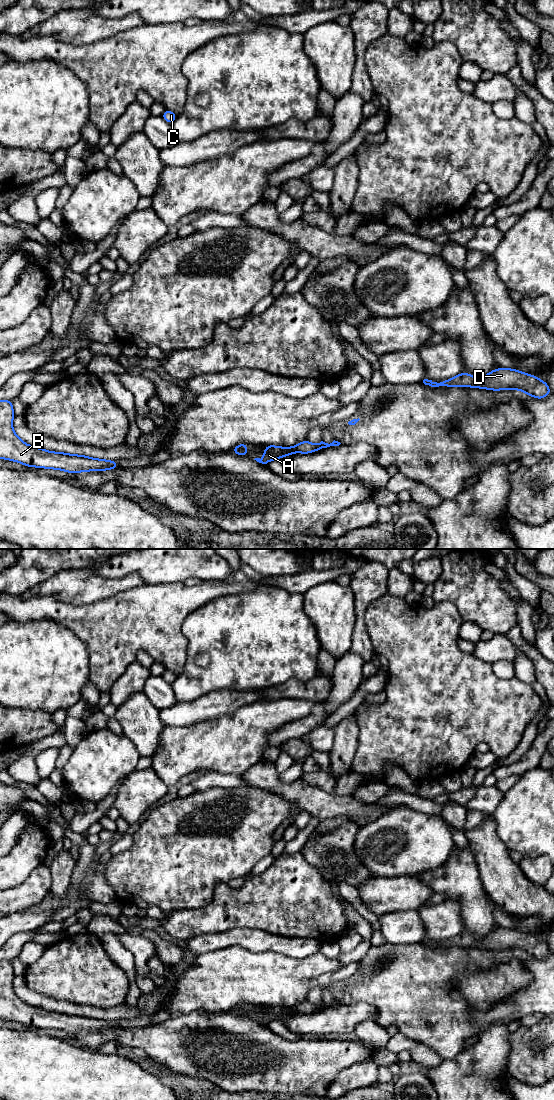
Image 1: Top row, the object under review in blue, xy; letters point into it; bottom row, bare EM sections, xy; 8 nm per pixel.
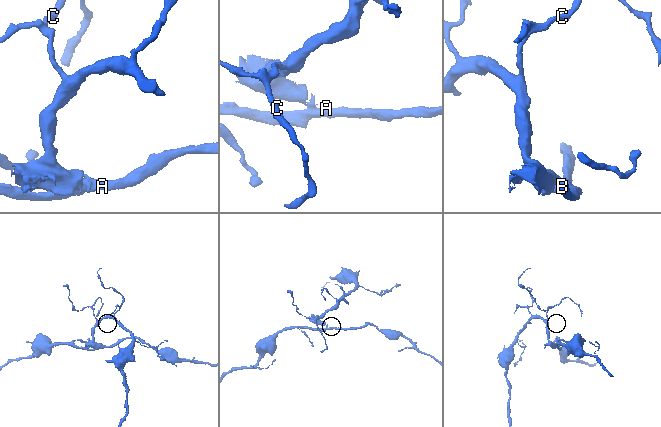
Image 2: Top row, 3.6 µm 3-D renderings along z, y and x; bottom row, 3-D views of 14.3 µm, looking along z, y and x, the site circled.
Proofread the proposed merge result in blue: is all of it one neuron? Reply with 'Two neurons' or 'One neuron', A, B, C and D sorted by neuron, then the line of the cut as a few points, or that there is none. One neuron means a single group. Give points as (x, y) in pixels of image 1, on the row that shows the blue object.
Two neurons. Groups: A B D / C. Split along xy (234, 447), (242, 450), (247, 455)

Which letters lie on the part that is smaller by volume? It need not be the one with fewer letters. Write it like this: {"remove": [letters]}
{"remove": ["C"]}

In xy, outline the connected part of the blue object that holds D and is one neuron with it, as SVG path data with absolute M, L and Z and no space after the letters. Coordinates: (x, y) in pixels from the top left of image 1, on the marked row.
M497 368L480 379L475 379L469 373L460 373L448 380L436 382L424 379L423 383L431 387L473 387L493 391L513 389L537 399L543 399L552 393L545 381L532 374L509 368Z

